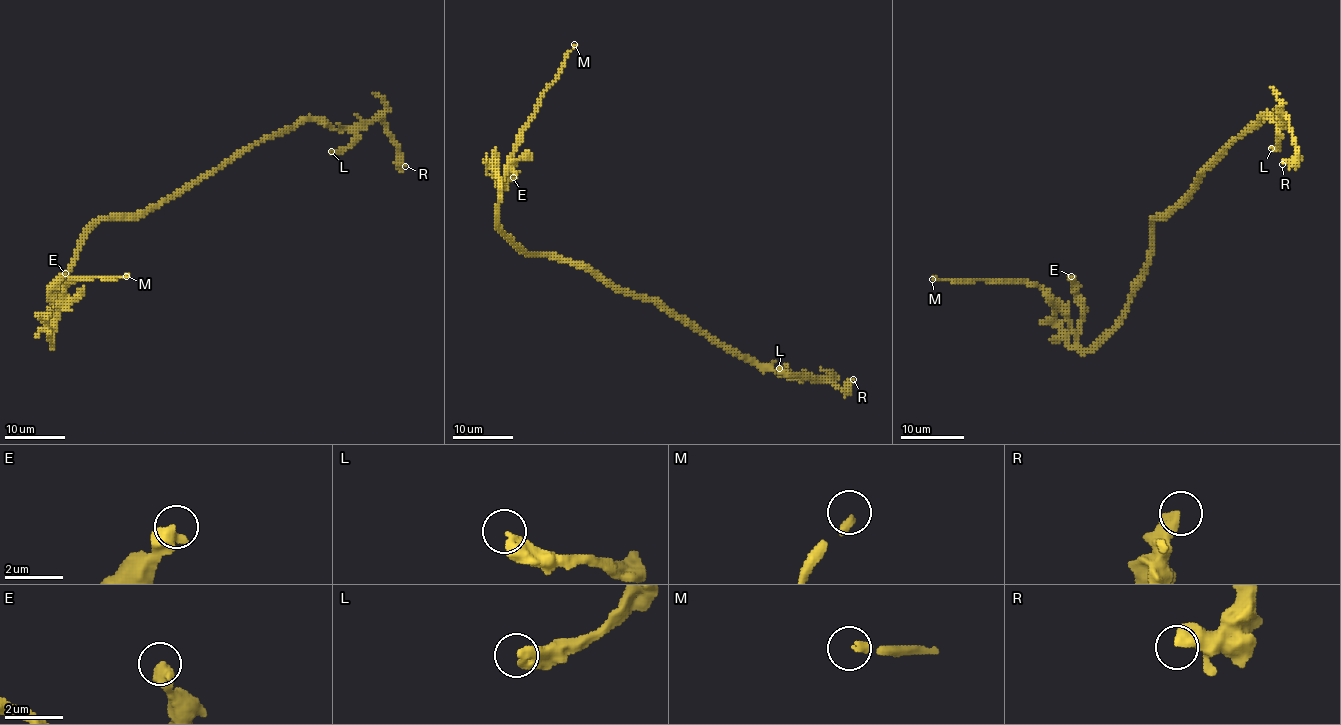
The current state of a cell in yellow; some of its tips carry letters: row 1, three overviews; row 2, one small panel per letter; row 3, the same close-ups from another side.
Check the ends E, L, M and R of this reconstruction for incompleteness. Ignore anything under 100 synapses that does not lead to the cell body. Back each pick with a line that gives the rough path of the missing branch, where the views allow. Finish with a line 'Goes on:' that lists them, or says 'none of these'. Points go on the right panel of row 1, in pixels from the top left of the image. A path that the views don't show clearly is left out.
M: Course of what is missing: (932, 279), (918, 279), (908, 274), (935, 249), (934, 244)
Goes on: M

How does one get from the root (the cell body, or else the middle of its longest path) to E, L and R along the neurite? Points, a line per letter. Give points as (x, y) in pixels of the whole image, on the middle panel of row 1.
E: (567, 263), (528, 255), (501, 228), (501, 183), (504, 187), (498, 184), (513, 177)
L: (567, 263), (589, 266), (612, 284), (659, 303), (758, 365), (772, 367), (791, 377), (803, 376), (779, 368)
R: (567, 263), (589, 266), (612, 284), (659, 303), (758, 365), (791, 377), (827, 380), (845, 391), (853, 379)

